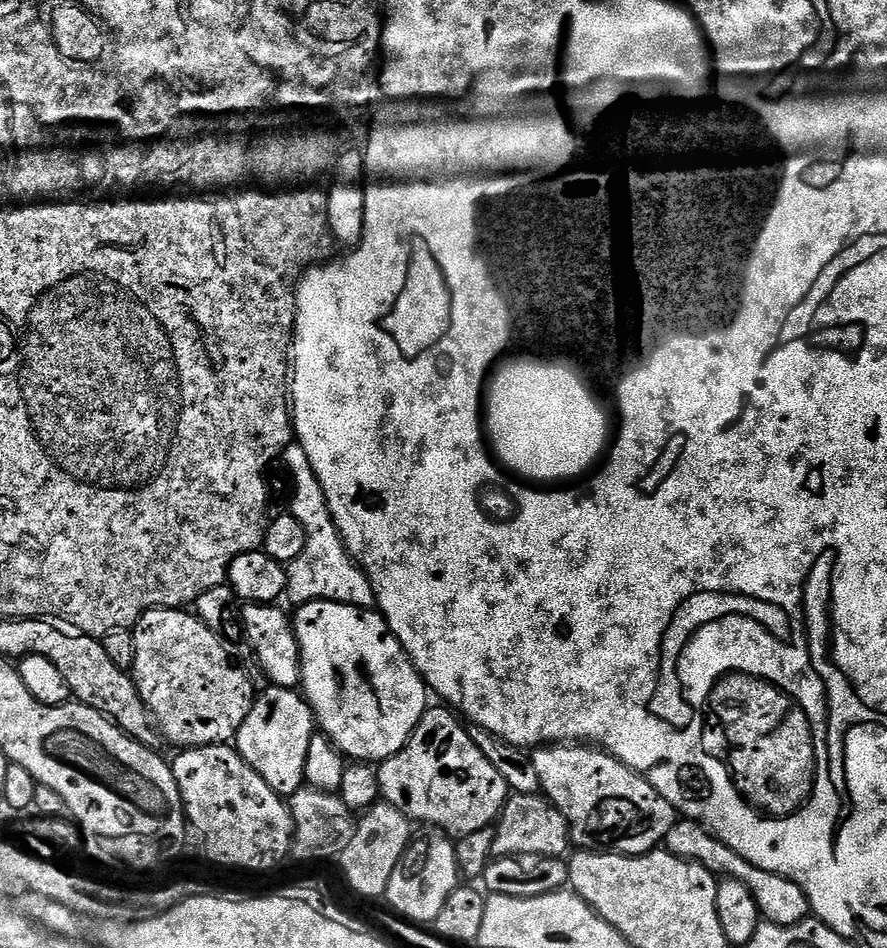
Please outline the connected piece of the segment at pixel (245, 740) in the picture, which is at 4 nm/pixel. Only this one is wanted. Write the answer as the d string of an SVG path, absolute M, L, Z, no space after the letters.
M268 686L261 696L259 693L253 699L252 709L238 730L234 747L241 758L262 776L270 790L287 798L305 787L306 750L310 750L313 735L314 717L303 695L291 688Z

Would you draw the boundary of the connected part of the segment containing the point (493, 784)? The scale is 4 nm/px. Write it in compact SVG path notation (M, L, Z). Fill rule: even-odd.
M429 707L406 746L379 765L380 794L383 803L402 810L402 814L417 825L432 824L428 826L449 837L459 838L474 834L474 830L492 828L499 821L508 802L510 789L506 778L502 778L502 774L490 766L490 761L482 754L482 750L474 746L468 728L447 707L439 707Z

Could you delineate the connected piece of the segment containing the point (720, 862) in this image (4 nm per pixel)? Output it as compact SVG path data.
M687 818L677 819L670 834L666 834L663 847L683 860L693 860L706 870L710 870L717 878L727 878L742 882L750 894L754 894L754 902L758 902L761 917L769 924L778 926L794 926L798 922L809 919L810 909L806 894L795 884L770 870L762 870L762 866L754 866L754 862L746 862L742 854L734 854L726 842L722 842L701 824Z

